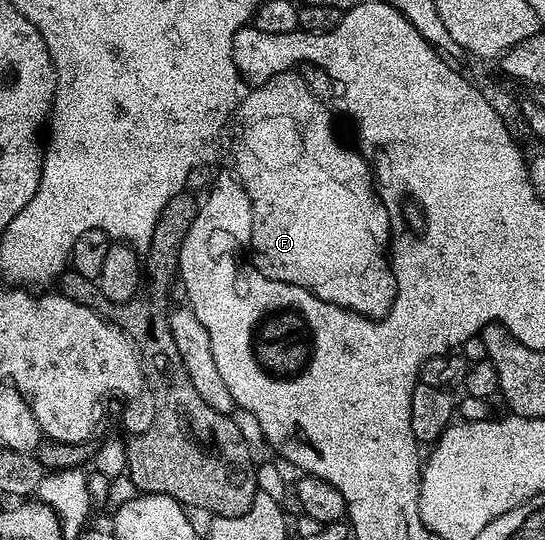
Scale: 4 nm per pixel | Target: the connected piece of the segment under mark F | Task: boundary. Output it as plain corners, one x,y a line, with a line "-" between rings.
300,75
276,76
270,78
266,89
262,93
256,93
250,97
246,105
242,105
240,115
240,166
239,173
246,181
246,187
253,197
254,211
254,255
248,260
256,271
260,271
270,281
288,283
296,287
304,287
317,301
326,301
329,305
338,305
342,309
349,309
351,314
360,317
377,319
386,317
392,311
394,300
398,294
394,271
390,268
388,250
392,240
392,215
386,209
382,198
378,196
376,177
372,172
372,166
365,156
357,148
349,149
340,138
334,134
334,121
326,110
327,102
311,91
308,83

